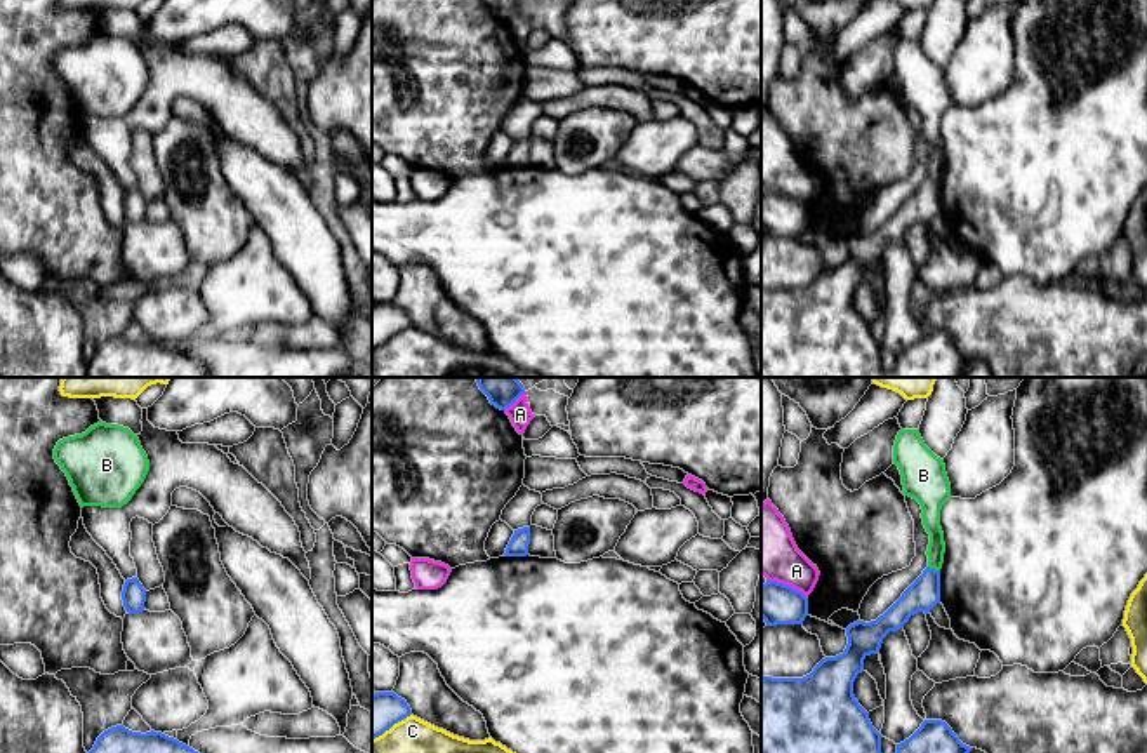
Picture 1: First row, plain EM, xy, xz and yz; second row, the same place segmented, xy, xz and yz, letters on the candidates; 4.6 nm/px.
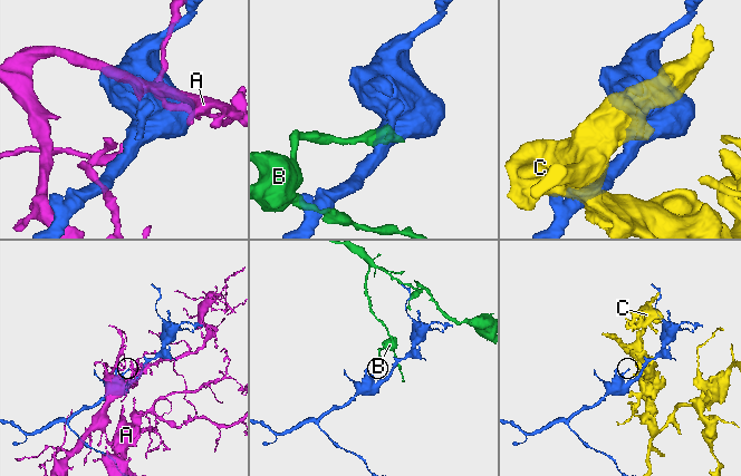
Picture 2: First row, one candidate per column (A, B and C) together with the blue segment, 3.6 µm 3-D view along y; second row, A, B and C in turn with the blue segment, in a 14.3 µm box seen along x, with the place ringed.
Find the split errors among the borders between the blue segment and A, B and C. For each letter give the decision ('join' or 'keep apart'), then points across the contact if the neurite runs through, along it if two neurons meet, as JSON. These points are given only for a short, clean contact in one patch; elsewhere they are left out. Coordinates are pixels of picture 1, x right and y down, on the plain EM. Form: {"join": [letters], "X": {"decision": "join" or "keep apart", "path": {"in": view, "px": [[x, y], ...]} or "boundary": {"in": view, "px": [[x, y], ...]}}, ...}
{"join": [], "A": {"decision": "keep apart"}, "B": {"decision": "keep apart"}, "C": {"decision": "keep apart"}}

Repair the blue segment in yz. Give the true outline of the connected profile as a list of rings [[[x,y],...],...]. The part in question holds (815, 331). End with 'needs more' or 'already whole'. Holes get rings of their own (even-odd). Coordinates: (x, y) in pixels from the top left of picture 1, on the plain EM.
[[[926,177],[902,207],[876,231],[857,231],[846,238],[843,264],[822,270],[803,289],[761,287],[761,377],[963,377],[973,360],[959,351],[942,330],[925,330],[892,370],[881,365],[881,344],[853,306],[853,292],[864,270],[878,264],[890,242],[904,238],[911,226],[928,224],[940,214],[940,181]]] | already whole

